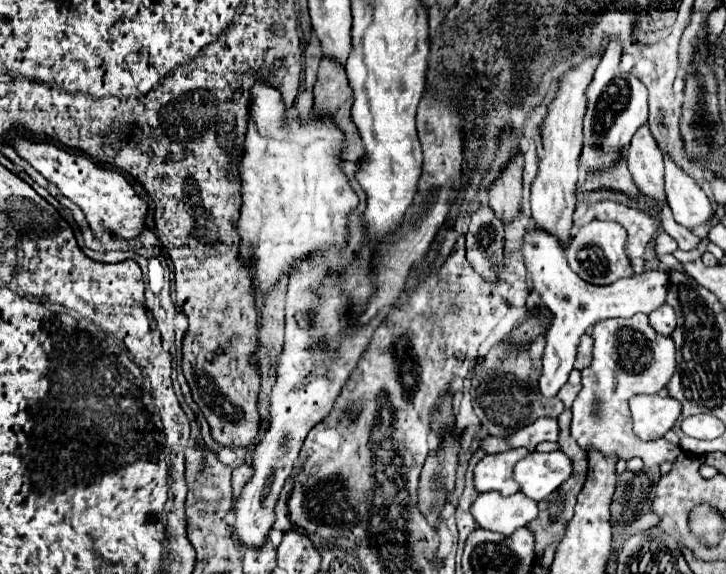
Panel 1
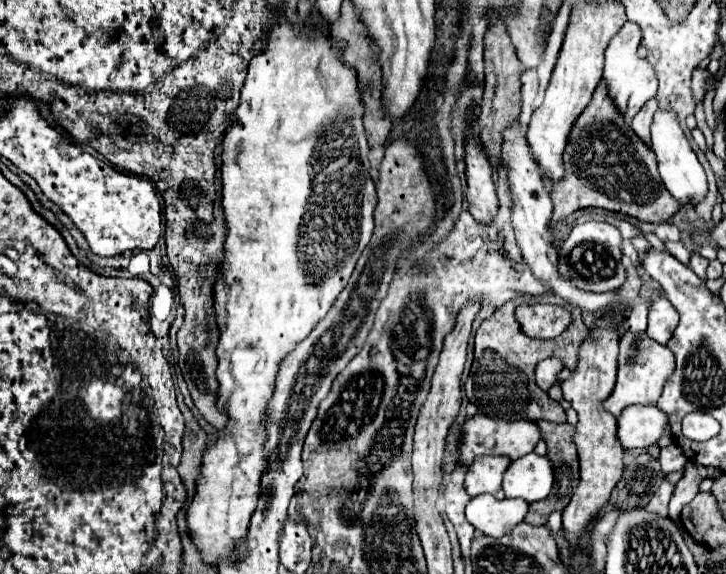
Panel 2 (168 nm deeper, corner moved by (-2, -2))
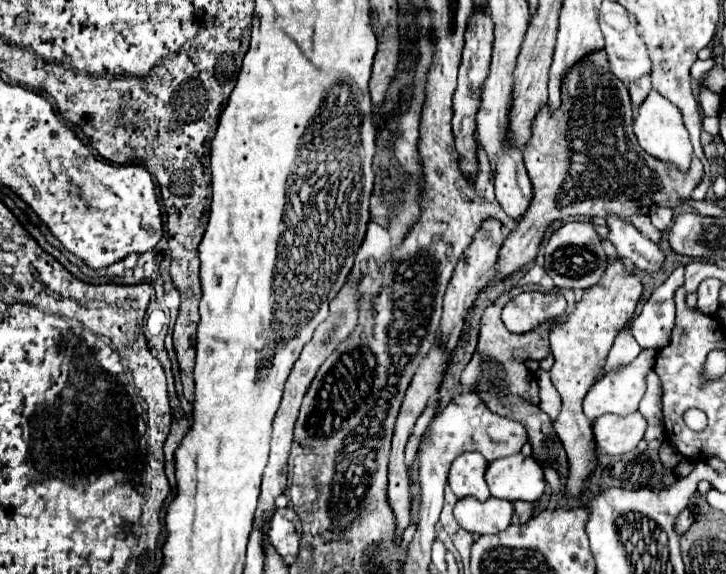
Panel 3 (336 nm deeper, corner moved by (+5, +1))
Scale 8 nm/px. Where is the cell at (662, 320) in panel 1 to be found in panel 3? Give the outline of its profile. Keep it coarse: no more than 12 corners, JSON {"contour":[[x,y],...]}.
{"contour":[[684,264],[646,300],[632,334],[642,348],[660,350],[674,326],[674,290]]}

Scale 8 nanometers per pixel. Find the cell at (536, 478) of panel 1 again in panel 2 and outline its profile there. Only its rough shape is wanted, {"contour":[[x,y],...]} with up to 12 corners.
{"contour":[[529,453],[509,463],[505,497],[527,503],[553,489],[551,461]]}

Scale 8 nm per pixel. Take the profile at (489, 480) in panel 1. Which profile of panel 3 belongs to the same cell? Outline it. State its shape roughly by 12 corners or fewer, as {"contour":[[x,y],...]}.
{"contour":[[478,452],[458,456],[448,484],[458,498],[490,498],[488,460]]}

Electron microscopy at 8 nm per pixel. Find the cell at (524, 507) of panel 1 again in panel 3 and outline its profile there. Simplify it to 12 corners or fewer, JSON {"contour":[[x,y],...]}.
{"contour":[[490,496],[460,498],[458,524],[472,534],[508,528],[514,506]]}

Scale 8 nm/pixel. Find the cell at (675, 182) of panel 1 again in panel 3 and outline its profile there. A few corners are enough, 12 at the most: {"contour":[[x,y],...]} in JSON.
{"contour":[[654,90],[638,108],[644,152],[690,168],[692,144],[680,110]]}

